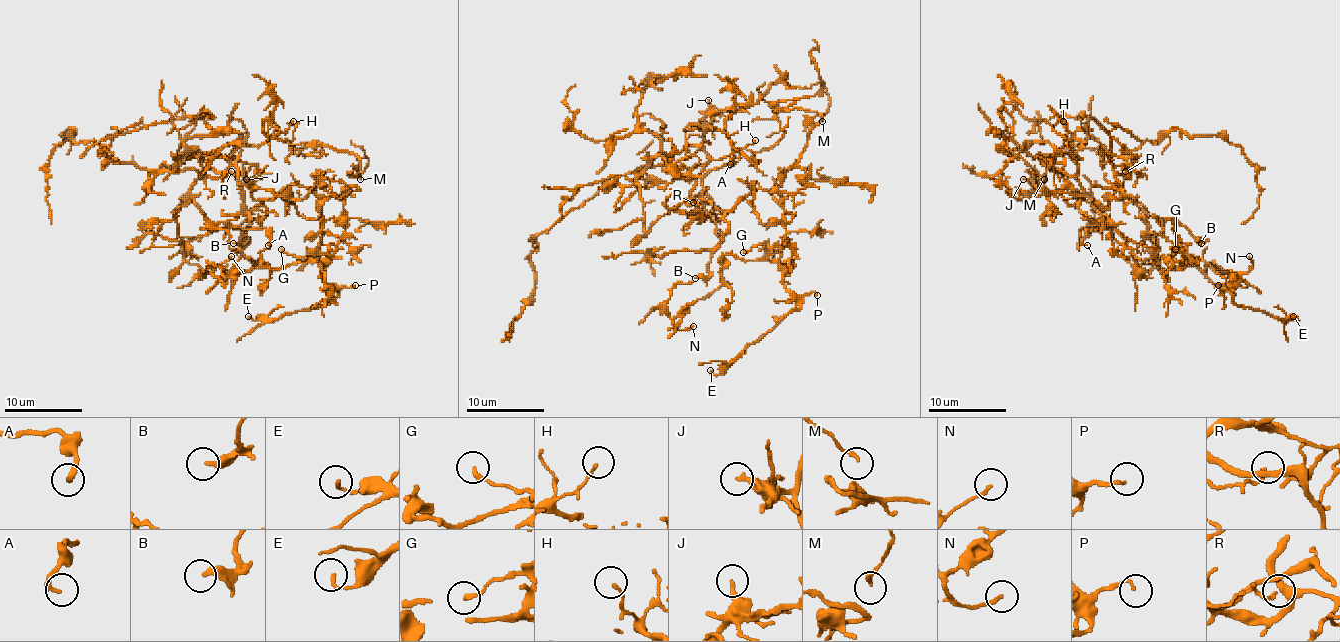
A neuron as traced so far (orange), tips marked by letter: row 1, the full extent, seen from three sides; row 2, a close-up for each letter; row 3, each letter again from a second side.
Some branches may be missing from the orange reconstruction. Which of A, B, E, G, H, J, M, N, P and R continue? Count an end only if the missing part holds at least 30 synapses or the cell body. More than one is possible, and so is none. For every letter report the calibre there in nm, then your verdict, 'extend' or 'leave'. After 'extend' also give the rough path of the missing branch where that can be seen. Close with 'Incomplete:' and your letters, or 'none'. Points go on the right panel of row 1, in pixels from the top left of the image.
A: calibre 240 nm; leave
B: calibre 320 nm; leave
E: calibre 150 nm; leave
G: calibre 180 nm; leave
H: calibre 120 nm; leave
J: calibre 280 nm; leave
M: calibre 150 nm; leave
N: calibre 170 nm; leave
P: calibre 120 nm; leave
R: calibre 150 nm; leave
Incomplete: none

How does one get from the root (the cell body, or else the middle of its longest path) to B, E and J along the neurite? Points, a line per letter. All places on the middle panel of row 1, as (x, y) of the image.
B: (683, 210), (670, 210), (704, 193), (730, 223), (728, 233), (710, 258), (708, 274), (695, 278)
E: (683, 210), (670, 210), (703, 193), (732, 210), (759, 189), (784, 210), (782, 283), (799, 309), (710, 370)
J: (683, 210), (691, 212), (695, 208), (691, 189), (708, 160), (703, 146), (703, 133), (699, 129), (708, 100)

